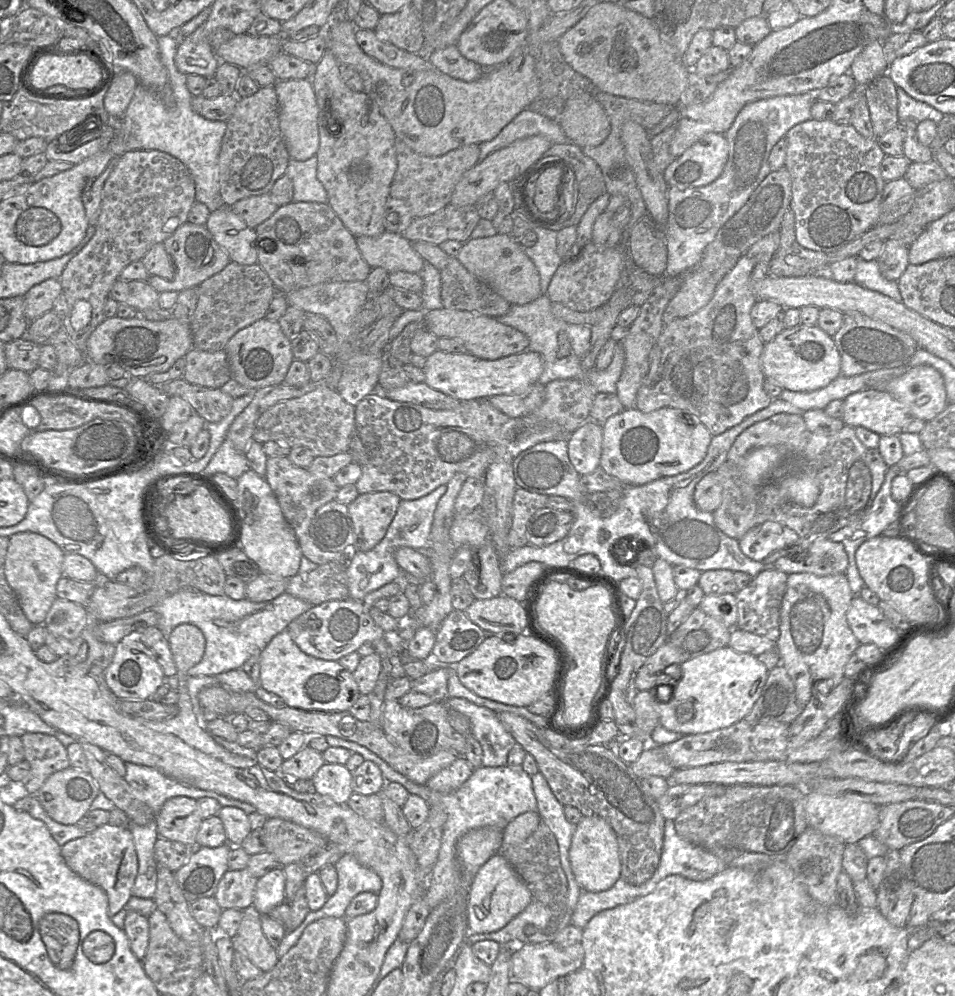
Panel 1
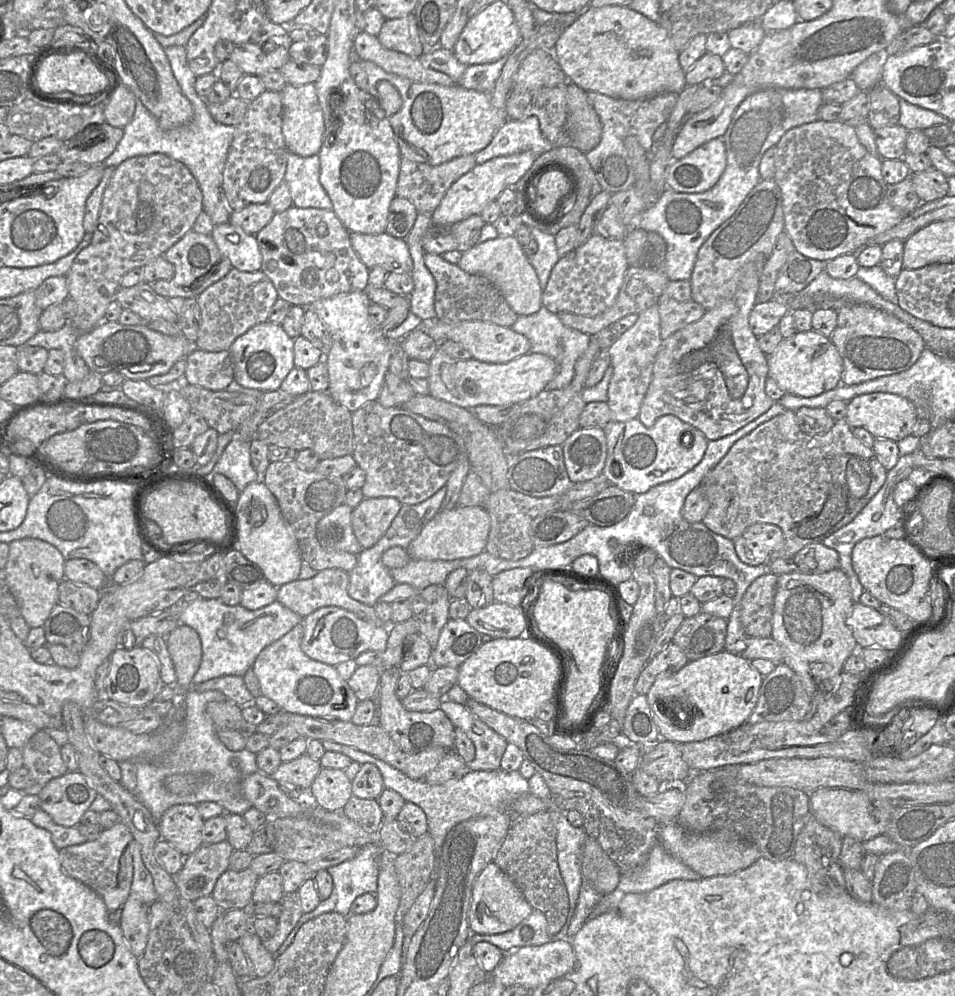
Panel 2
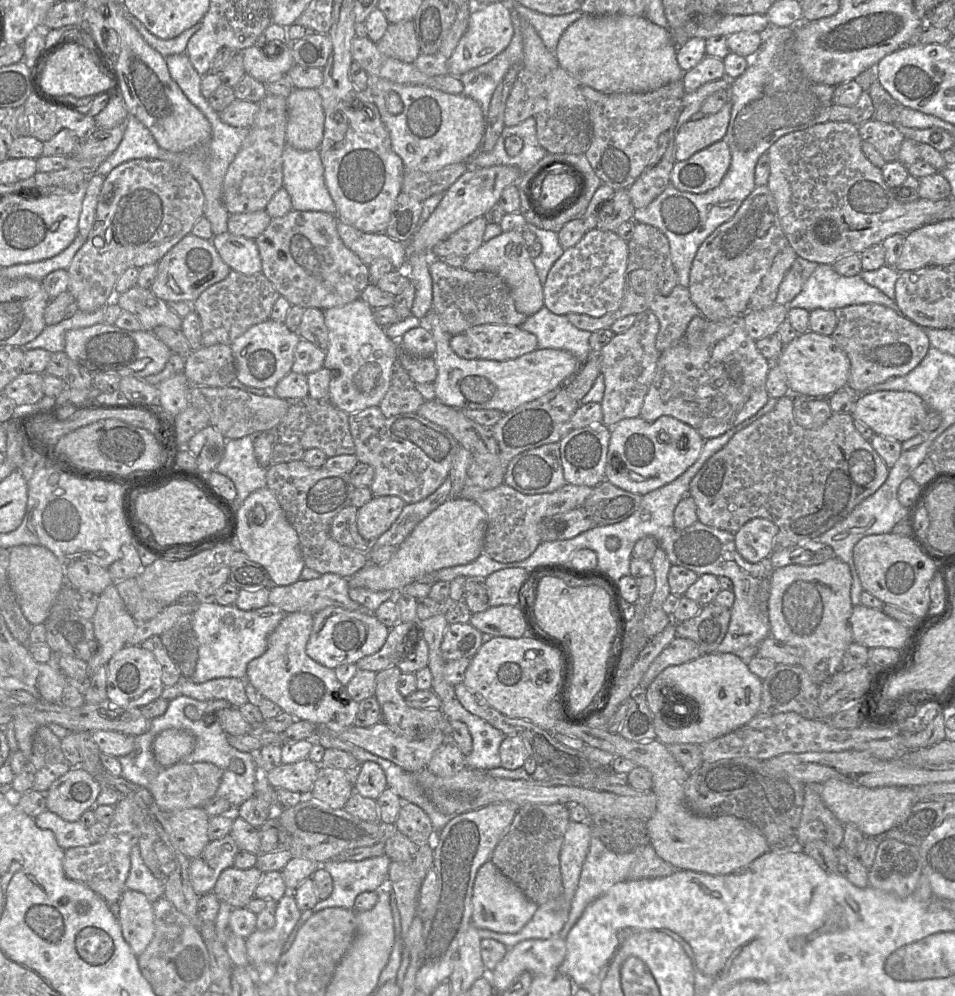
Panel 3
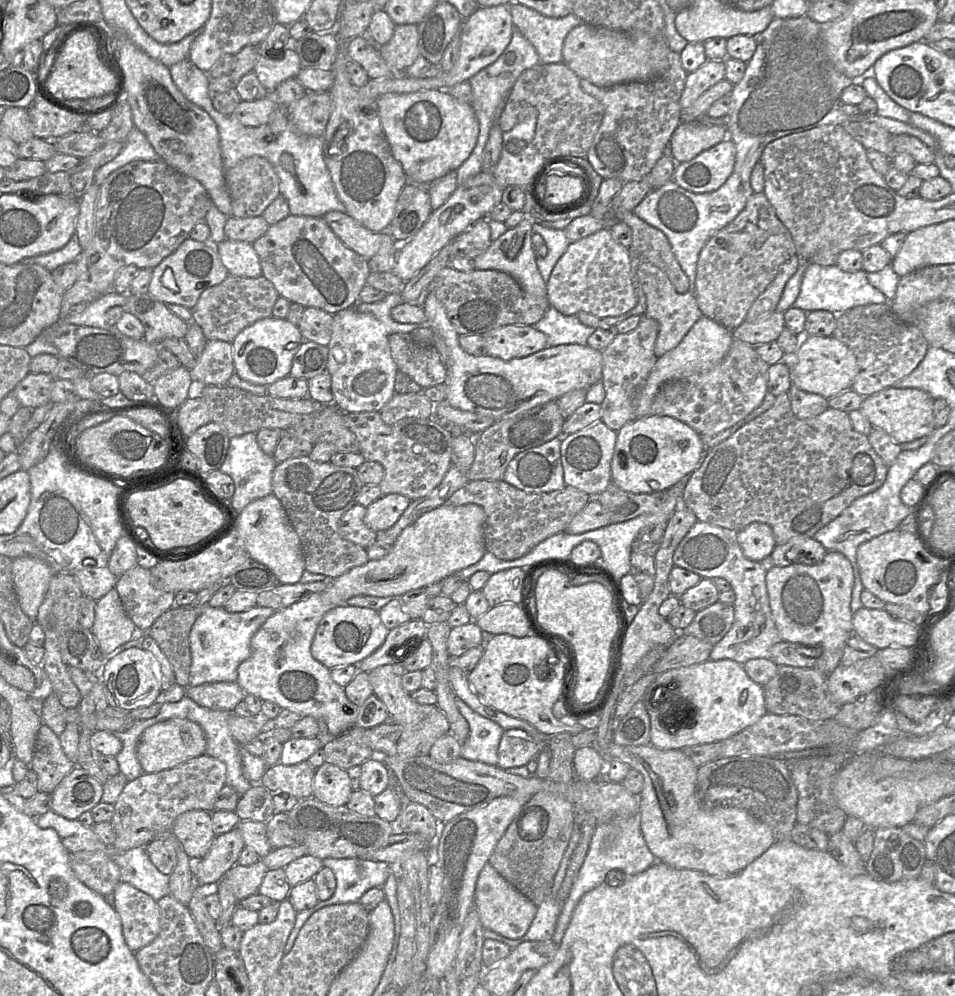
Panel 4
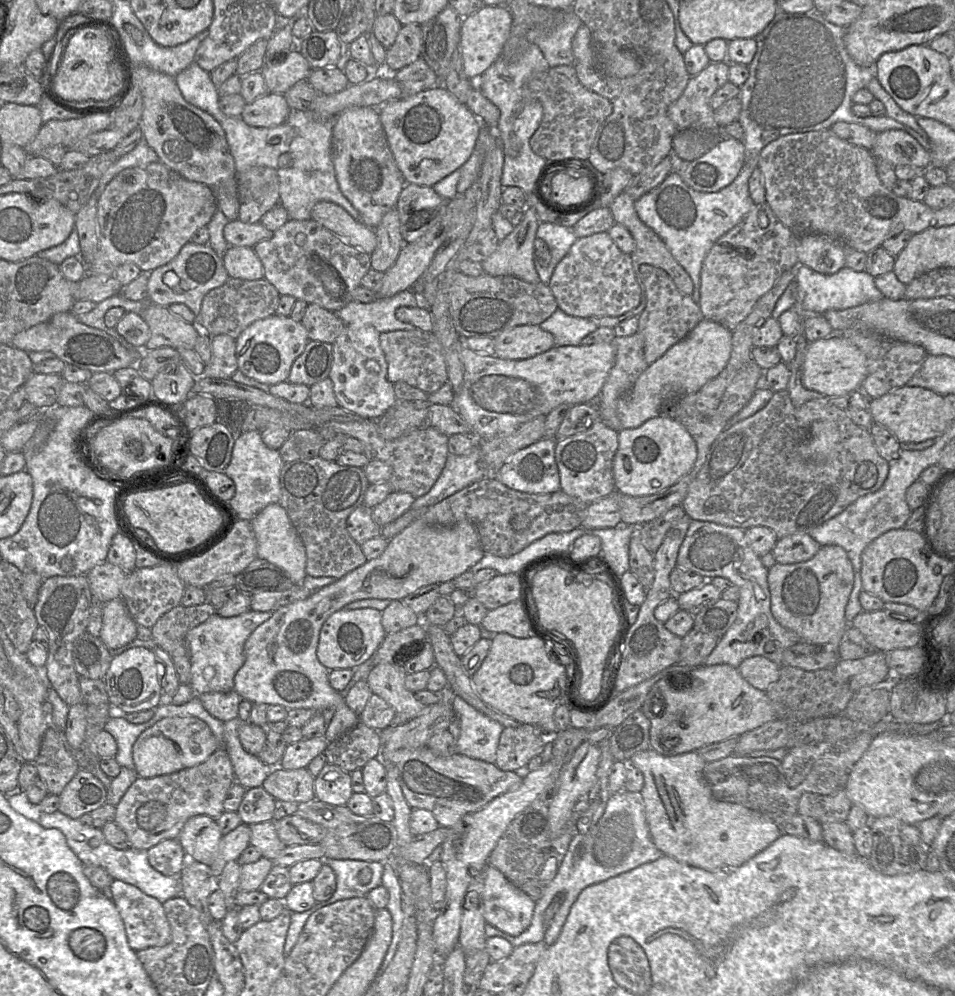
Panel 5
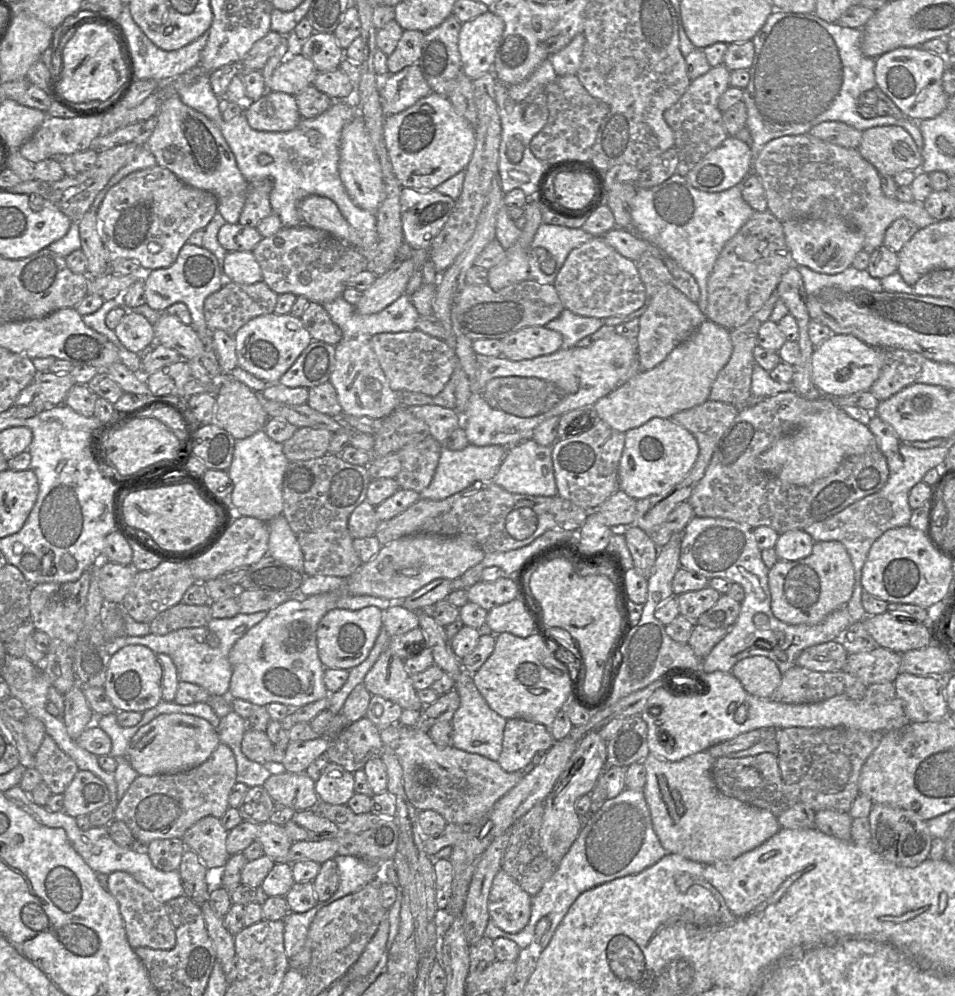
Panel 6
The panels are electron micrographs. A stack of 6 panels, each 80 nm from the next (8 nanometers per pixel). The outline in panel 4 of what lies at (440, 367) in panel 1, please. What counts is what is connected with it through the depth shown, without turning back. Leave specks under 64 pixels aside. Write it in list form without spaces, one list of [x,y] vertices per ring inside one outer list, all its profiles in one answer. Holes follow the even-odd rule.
[[[432,288],[423,305],[426,324],[438,333],[449,350],[446,363],[446,402],[453,408],[492,418],[495,422],[512,418],[524,411],[557,400],[577,389],[589,389],[602,382],[602,354],[588,345],[546,347],[524,358],[508,361],[484,355],[473,356],[459,344],[459,334],[450,322],[443,304]]]

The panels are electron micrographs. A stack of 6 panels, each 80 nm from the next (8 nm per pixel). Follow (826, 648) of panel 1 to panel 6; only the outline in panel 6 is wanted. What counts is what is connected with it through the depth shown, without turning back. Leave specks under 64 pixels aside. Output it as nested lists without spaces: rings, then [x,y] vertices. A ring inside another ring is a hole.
[[[815,542],[812,553],[806,558],[796,561],[778,560],[768,571],[768,585],[771,593],[771,610],[777,619],[790,625],[815,625],[833,611],[846,606],[854,590],[854,567],[841,542]]]

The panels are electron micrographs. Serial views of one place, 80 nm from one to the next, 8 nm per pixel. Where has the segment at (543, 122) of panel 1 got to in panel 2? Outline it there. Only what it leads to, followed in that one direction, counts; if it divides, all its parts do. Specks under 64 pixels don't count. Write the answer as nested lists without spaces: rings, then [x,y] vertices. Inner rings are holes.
[[[536,116],[520,120],[508,119],[496,132],[491,142],[475,154],[475,161],[476,164],[483,164],[495,157],[528,150],[540,156],[552,148],[552,143],[542,135]]]

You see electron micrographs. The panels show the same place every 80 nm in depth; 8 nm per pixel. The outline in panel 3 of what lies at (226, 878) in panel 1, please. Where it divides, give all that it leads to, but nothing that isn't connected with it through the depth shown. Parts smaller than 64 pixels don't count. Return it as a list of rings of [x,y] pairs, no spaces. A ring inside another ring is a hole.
[[[230,867],[219,876],[213,892],[220,902],[228,903],[232,908],[246,908],[255,897],[255,890],[264,873],[257,867],[237,869]]]

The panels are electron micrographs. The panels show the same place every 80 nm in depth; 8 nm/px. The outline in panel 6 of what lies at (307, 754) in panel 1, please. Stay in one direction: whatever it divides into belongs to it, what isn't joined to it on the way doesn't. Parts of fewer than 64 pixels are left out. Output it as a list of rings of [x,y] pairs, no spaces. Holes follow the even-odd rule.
[[[275,768],[263,787],[274,803],[296,812],[313,808],[318,802],[315,782],[305,773],[290,773]]]

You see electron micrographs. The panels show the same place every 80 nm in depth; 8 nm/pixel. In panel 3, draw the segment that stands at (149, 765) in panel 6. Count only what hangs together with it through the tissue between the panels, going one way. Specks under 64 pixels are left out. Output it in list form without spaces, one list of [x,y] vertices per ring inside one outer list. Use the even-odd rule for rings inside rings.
[[[170,728],[160,732],[153,741],[153,754],[163,768],[180,763],[195,747],[195,737],[184,730]]]

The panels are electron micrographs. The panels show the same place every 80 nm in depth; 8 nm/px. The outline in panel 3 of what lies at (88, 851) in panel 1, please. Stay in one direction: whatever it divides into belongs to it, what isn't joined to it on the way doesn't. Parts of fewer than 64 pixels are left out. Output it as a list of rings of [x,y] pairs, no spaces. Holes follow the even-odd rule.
[[[121,796],[114,806],[114,816],[107,832],[100,841],[65,850],[63,868],[67,878],[87,886],[107,904],[118,902],[126,889],[125,882],[131,867],[130,853],[139,840],[139,831],[134,822],[136,809],[142,808],[132,798]]]

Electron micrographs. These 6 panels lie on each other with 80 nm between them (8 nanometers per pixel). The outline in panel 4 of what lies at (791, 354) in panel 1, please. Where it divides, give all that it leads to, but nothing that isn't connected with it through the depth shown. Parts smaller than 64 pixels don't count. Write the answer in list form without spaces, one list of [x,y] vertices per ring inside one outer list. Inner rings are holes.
[[[804,335],[795,354],[785,358],[785,361],[789,365],[792,384],[805,392],[818,394],[826,399],[852,389],[858,374],[856,356],[832,335]]]

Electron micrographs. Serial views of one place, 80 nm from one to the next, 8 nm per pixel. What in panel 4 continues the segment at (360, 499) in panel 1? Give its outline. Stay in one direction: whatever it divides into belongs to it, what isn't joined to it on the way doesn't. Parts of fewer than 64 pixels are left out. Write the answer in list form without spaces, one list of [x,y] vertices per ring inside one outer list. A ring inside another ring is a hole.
[[[387,494],[366,507],[364,523],[375,532],[392,527],[411,503],[411,499],[401,494]]]

